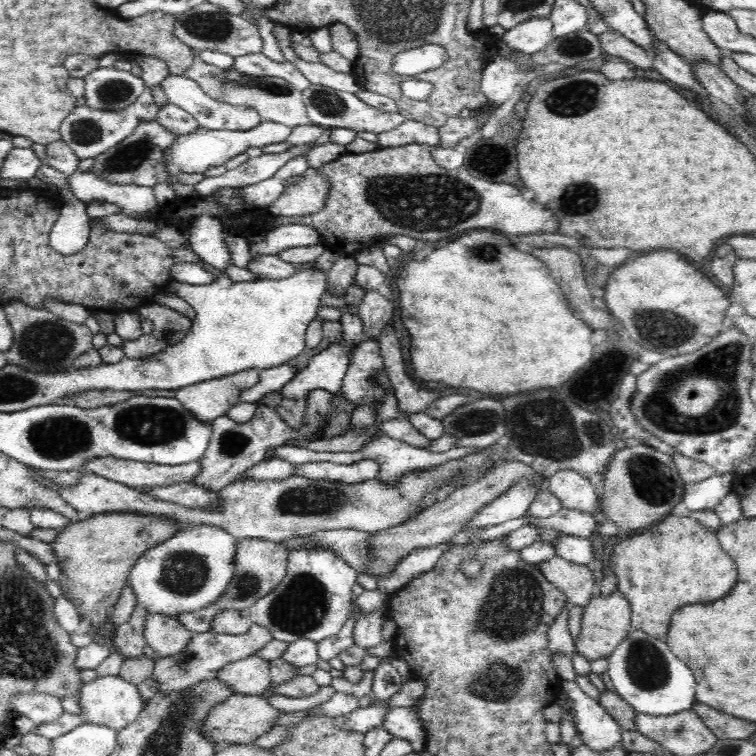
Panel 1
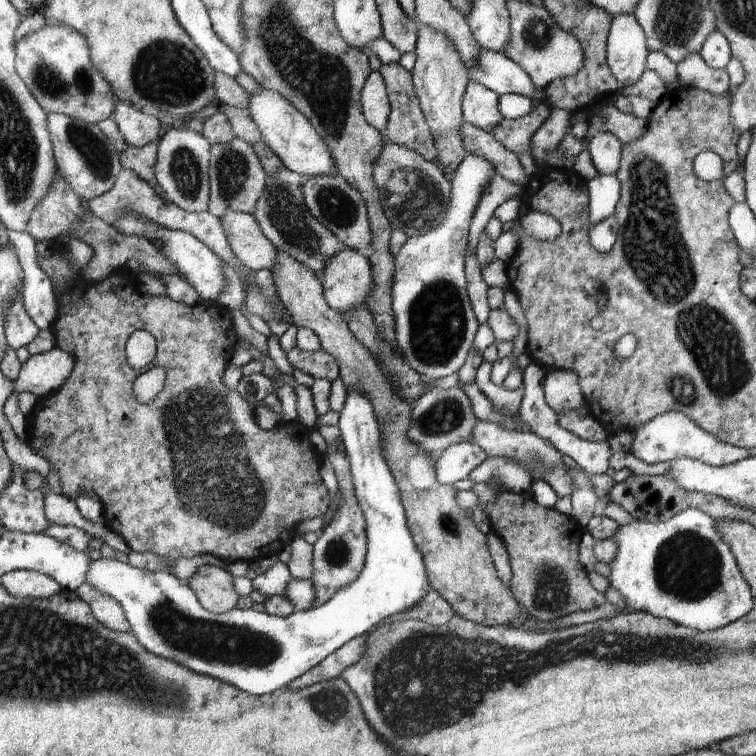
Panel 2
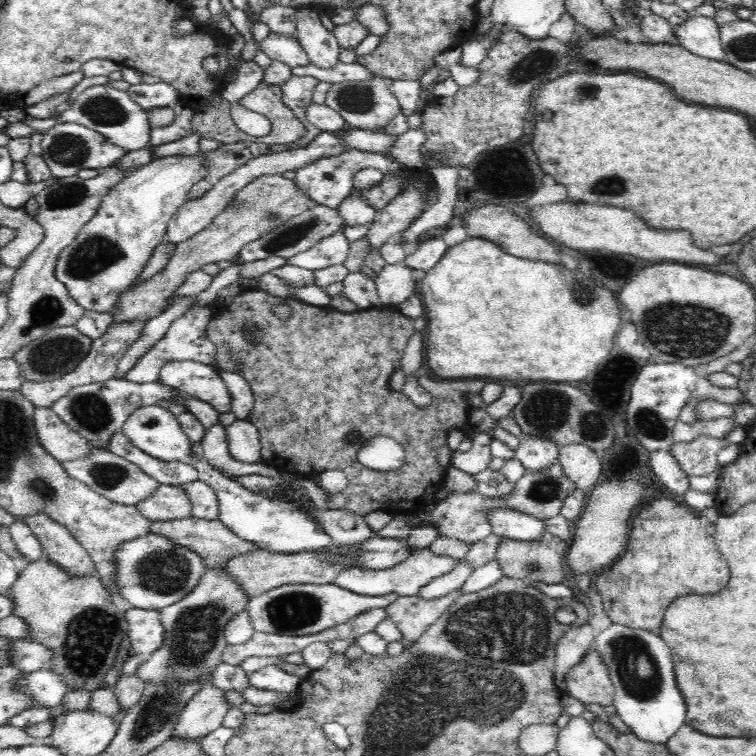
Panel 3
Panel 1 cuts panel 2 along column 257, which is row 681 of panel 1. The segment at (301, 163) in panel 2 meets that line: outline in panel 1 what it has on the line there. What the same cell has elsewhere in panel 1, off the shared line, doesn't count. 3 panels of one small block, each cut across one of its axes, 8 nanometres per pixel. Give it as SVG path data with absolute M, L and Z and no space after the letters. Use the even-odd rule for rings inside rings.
M119 675L97 677L93 681L84 683L78 698L82 706L80 715L84 722L103 724L116 732L132 724L146 706L137 690L137 685L126 682Z

